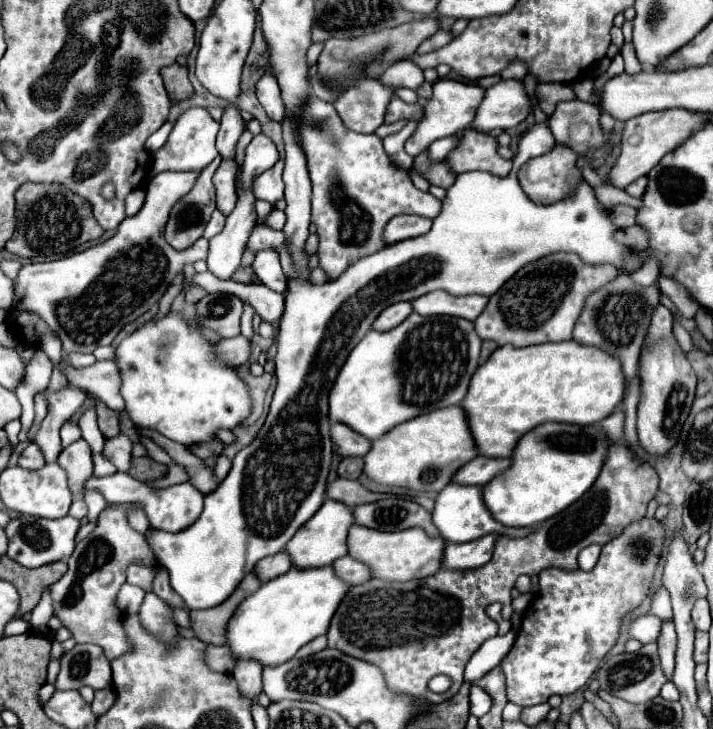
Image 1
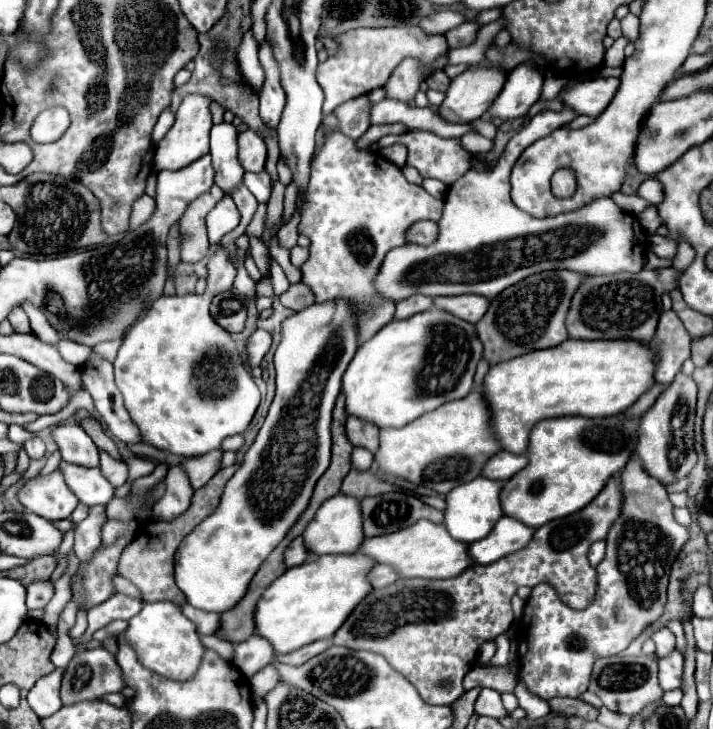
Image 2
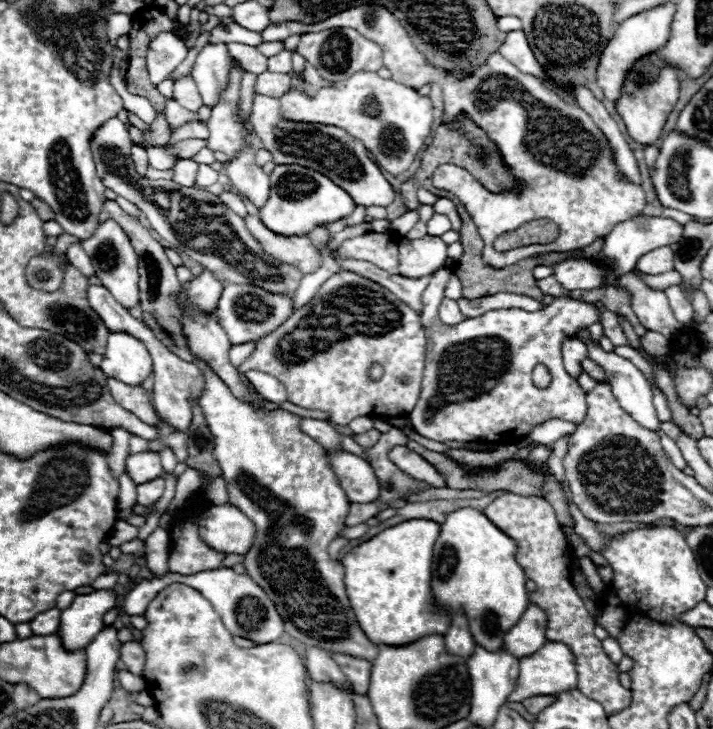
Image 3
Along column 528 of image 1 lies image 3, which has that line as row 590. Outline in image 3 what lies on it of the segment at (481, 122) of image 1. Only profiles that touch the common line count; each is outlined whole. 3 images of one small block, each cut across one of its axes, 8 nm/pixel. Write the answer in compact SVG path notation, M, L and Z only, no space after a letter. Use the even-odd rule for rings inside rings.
M96 590L86 596L76 596L72 606L62 610L60 616L58 634L62 638L64 650L76 652L86 648L104 626L102 616L114 606L114 590Z

